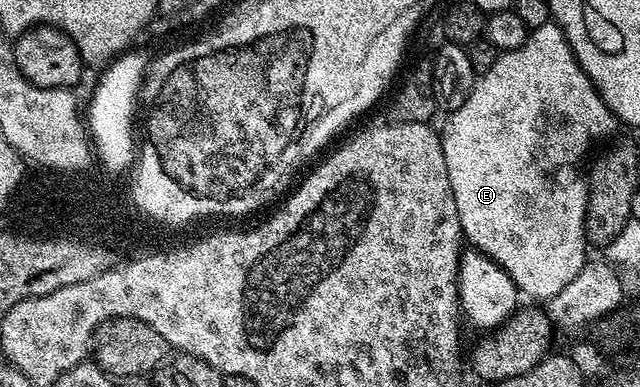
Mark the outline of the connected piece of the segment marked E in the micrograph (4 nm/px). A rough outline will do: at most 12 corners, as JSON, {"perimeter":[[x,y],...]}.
{"perimeter":[[556,22],[440,127],[464,241],[529,300],[585,267],[619,126]]}

